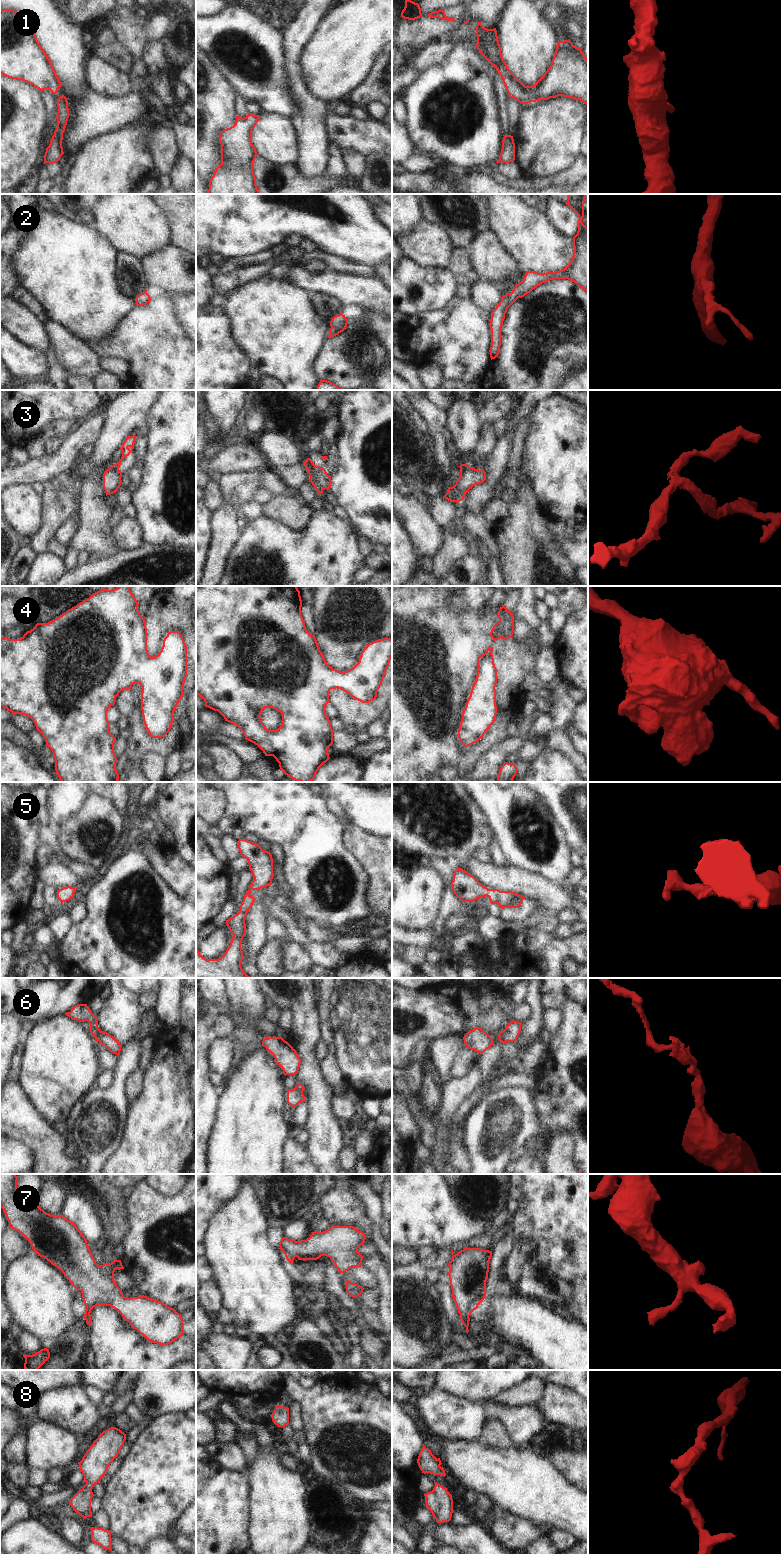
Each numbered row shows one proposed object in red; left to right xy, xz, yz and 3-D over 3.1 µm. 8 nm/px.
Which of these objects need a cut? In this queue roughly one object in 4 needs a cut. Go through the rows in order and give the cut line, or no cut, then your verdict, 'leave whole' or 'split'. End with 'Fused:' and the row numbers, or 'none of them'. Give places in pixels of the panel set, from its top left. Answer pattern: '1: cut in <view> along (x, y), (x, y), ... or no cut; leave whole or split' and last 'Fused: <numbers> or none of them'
1: no cut; leave whole
2: no cut; leave whole
3: cut in yz along (468, 465), (460, 476); split
4: no cut; leave whole
5: no cut; leave whole
6: cut in yz along (502, 1031), (506, 1042); split
7: no cut; leave whole
8: no cut; leave whole
Fused: 3, 6

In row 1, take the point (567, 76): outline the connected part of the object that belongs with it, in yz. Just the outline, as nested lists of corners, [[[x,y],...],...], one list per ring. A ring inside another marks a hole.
[[[477,21],[476,36],[476,48],[480,51],[481,55],[497,69],[498,74],[503,79],[503,83],[510,98],[516,99],[521,104],[528,104],[530,102],[563,96],[574,100],[580,100],[588,105],[588,59],[581,48],[574,46],[569,39],[558,41],[550,67],[533,86],[525,86],[509,70],[503,59],[496,28],[487,29],[481,22]]]

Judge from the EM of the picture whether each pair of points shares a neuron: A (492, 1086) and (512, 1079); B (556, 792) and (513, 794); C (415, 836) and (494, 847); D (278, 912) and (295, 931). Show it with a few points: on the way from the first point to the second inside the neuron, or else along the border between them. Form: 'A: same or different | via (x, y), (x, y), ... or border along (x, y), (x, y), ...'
A: same | via (497, 1083), (507, 1080)
B: different | border along (535, 792), (540, 803), (549, 812)
C: different | border along (492, 834), (486, 847)
D: same | via (283, 917), (291, 926)

